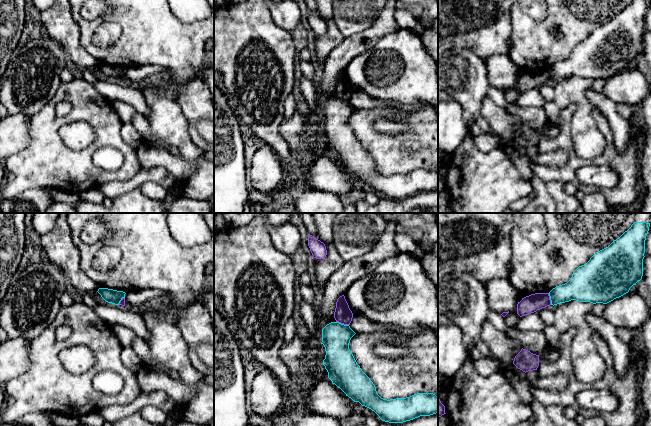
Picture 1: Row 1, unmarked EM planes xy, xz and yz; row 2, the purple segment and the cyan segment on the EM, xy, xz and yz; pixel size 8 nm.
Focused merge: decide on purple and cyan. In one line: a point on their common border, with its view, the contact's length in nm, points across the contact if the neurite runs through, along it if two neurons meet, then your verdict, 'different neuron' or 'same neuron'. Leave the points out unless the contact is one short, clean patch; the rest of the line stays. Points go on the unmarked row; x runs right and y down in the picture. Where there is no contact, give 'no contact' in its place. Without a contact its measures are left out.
meets purple in xz at (342, 99); contact 110 nm long; border along xz (336, 97), (348, 101); different neuron

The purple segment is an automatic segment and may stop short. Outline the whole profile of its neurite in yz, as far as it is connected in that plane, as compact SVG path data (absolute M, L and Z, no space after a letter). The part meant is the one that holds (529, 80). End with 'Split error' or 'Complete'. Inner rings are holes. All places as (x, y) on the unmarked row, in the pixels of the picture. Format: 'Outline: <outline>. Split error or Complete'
Outline: M535 69L522 74L517 80L517 90L522 93L551 81L549 69Z. Complete

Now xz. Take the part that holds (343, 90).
Outline: M344 71L340 72L337 75L334 94L336 98L344 101L350 101L352 97L353 89L350 86Z. Complete

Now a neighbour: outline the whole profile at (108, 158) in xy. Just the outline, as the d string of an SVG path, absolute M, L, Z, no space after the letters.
M103 147L97 150L93 157L93 163L104 170L117 170L125 161L123 154L113 147Z

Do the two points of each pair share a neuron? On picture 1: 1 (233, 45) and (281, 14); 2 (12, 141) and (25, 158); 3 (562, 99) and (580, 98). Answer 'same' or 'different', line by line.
1: different
2: different
3: same

